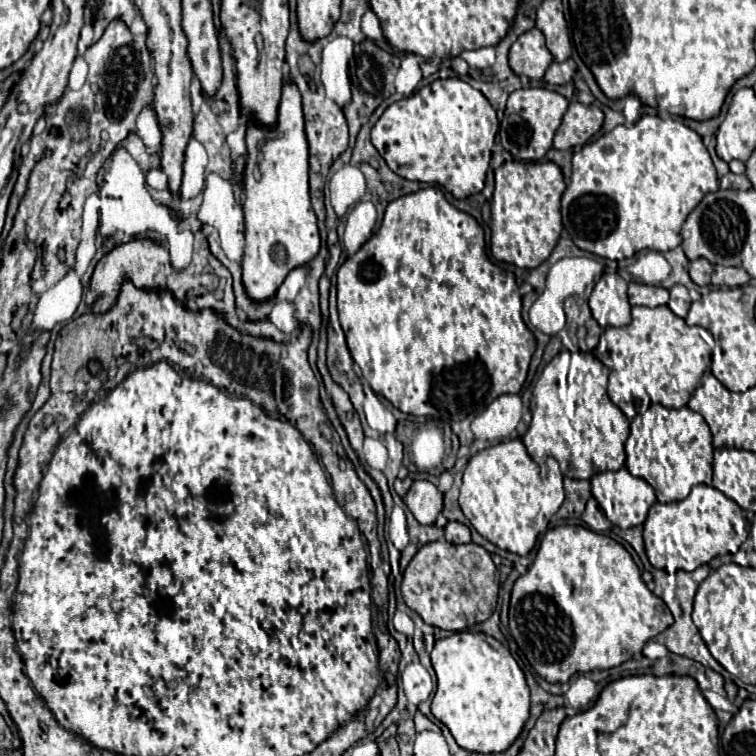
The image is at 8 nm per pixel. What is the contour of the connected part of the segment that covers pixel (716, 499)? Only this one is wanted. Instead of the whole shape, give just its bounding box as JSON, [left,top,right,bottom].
[644,484,748,572]

